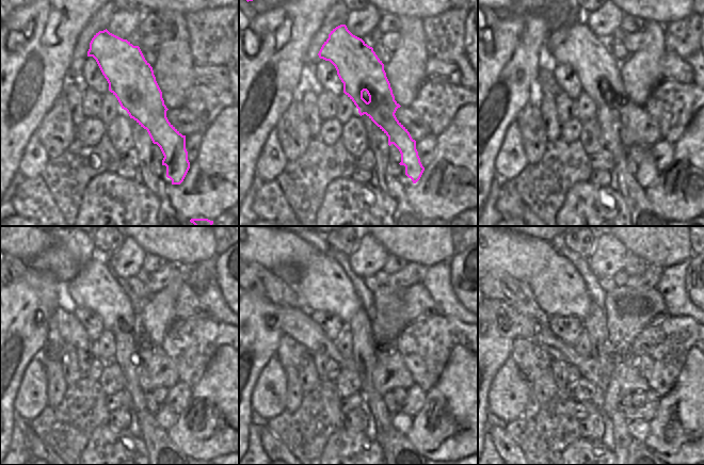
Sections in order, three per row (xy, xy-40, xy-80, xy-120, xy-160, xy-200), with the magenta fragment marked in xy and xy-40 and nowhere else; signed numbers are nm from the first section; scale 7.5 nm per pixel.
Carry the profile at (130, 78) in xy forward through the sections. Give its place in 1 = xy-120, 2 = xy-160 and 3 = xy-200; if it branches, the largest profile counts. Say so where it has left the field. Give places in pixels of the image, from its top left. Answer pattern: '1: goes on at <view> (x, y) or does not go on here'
1: goes on at xy-120 (95, 287)
2: goes on at xy-160 (323, 285)
3: goes on at xy-200 (558, 288)

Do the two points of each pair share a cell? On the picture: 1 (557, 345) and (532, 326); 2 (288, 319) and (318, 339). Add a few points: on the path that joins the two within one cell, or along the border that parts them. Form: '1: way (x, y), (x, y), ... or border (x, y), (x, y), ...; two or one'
1: way (550, 343), (539, 333); one
2: way (296, 323), (310, 336); one

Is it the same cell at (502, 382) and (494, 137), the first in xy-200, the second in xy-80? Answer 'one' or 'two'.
two

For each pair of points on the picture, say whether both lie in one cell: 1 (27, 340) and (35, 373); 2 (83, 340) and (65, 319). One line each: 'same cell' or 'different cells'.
1: different cells
2: same cell

